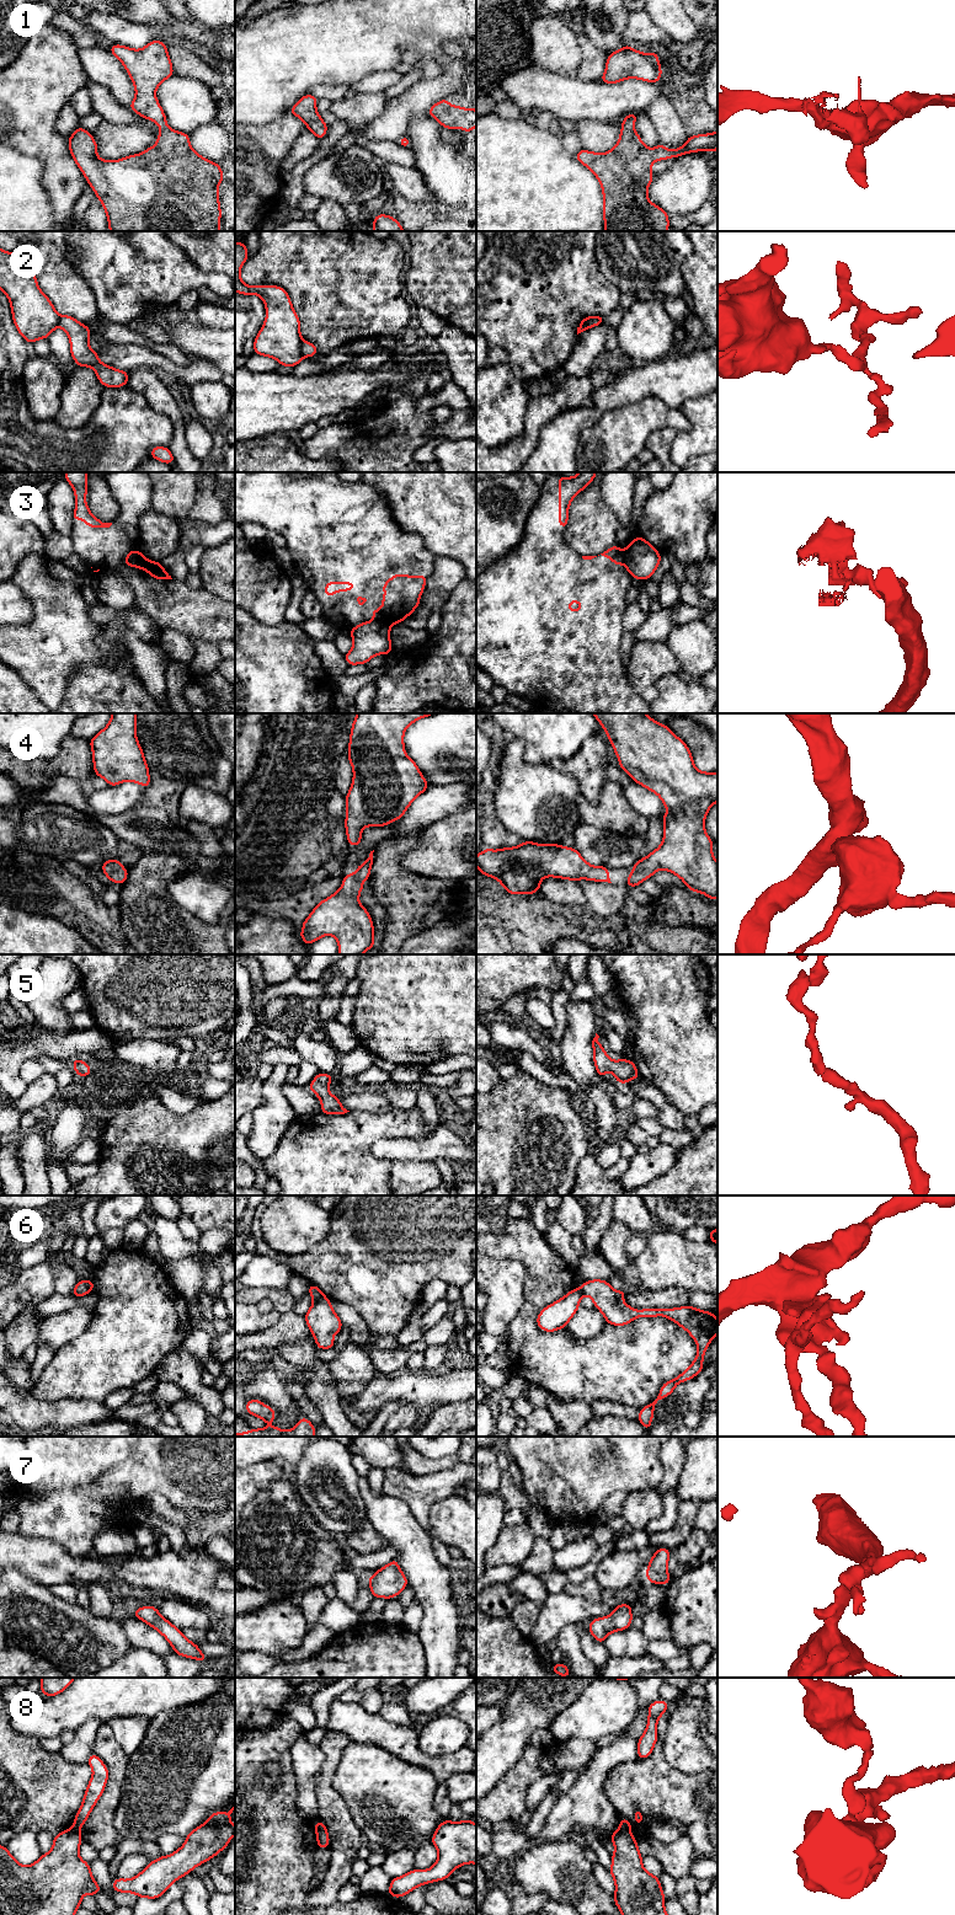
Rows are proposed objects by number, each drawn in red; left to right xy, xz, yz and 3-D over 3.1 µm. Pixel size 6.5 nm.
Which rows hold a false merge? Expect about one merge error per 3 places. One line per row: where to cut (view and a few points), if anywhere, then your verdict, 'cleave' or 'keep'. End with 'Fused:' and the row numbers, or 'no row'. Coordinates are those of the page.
1: cut yz (623, 126), (633, 128); cleave
2: cut xz (302, 341), (303, 357); cleave
3: cut xz (373, 620), (379, 620), (390, 626); cleave
4: cut none; keep
5: cut none; keep
6: cut xz (325, 1296), (314, 1300); cleave
7: cut none; keep
8: cut yz (620, 1825), (628, 1829); cleave
Fused: 1, 2, 3, 6, 8

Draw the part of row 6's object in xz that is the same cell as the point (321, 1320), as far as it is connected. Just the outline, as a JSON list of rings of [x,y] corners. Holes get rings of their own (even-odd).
[[[325,1296],[320,1300],[314,1300],[304,1317],[314,1336],[316,1347],[320,1349],[334,1348],[334,1334],[340,1333],[343,1325],[334,1311],[330,1299]]]

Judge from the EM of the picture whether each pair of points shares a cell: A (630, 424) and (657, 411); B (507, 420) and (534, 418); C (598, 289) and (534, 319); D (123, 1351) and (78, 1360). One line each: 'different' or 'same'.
A: same
B: different
C: same
D: same

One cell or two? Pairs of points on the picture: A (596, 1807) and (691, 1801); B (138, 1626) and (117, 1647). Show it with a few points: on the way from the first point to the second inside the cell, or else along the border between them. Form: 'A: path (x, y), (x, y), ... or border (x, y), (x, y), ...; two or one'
A: border (606, 1777), (603, 1791), (619, 1818); two
B: border (119, 1617), (122, 1630), (132, 1646); two

